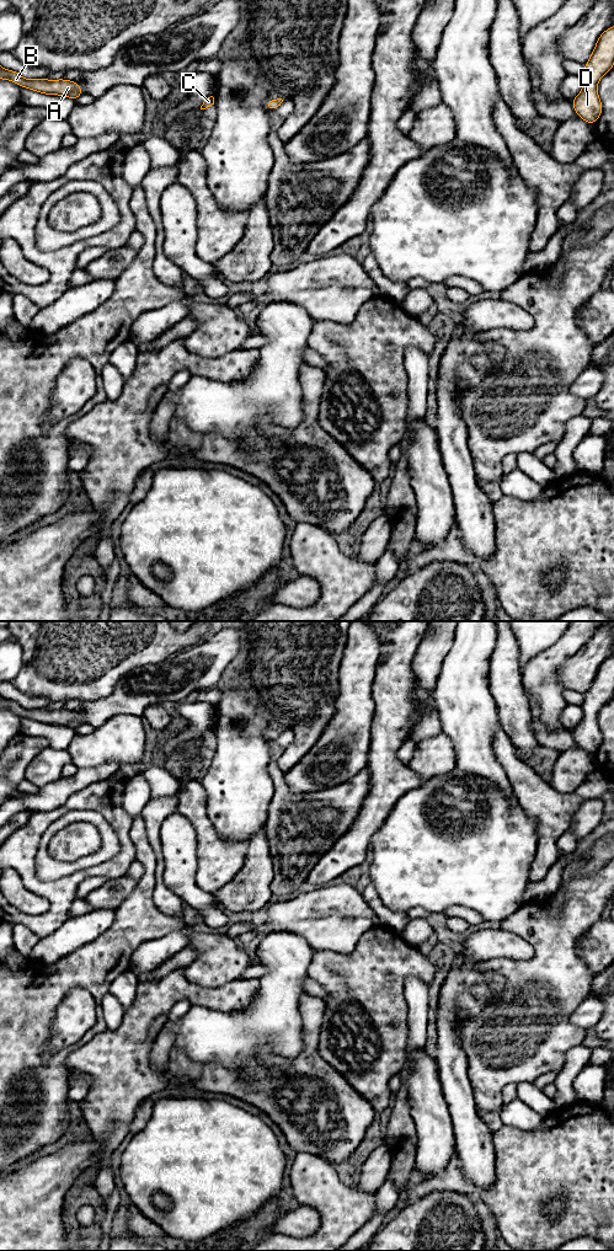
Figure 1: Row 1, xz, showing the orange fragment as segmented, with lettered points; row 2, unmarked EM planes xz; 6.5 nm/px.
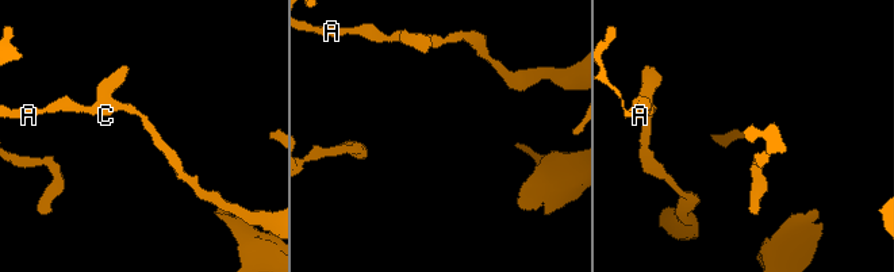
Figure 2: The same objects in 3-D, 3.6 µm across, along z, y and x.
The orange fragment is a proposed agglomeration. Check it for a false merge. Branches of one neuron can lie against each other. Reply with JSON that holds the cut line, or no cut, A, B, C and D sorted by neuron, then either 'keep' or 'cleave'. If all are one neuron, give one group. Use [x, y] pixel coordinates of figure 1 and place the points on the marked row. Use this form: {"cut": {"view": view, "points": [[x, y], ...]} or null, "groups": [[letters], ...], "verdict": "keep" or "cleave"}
{"cut": null, "groups": [["A", "B", "C", "D"]], "verdict": "keep"}

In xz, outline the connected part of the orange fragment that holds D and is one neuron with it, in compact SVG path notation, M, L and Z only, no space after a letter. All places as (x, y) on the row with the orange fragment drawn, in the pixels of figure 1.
M614 26L605 30L598 38L588 63L584 65L582 91L575 97L572 107L587 123L594 124L602 114L603 106L598 96L597 85L614 66Z

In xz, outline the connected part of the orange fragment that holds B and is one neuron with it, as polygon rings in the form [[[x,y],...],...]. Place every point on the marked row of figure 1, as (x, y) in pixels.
[[[0,66],[0,79],[10,80],[16,82],[20,87],[26,87],[42,92],[44,95],[60,95],[64,97],[70,97],[76,100],[82,95],[82,89],[75,81],[69,81],[65,79],[60,80],[46,80],[46,79],[25,79],[17,71],[6,70]]]

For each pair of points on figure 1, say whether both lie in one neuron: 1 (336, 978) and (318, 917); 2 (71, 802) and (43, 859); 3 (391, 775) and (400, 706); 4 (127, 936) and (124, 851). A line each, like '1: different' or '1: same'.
1: different
2: different
3: same
4: different

